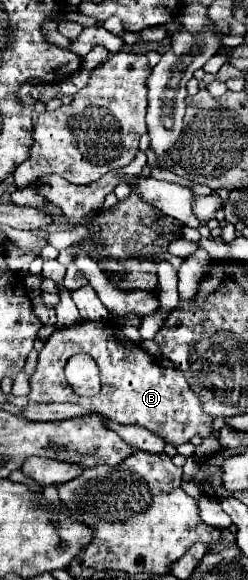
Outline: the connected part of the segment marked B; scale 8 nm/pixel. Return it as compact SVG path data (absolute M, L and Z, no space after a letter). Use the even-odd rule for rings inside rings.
M79 321L71 327L55 329L39 353L27 397L33 403L79 403L81 407L107 415L121 425L141 425L155 431L171 445L187 443L193 435L209 437L213 423L211 415L201 409L199 397L191 391L183 373L175 367L173 371L163 371L157 359L143 351L137 343L129 341L121 327L113 321ZM77 353L89 353L99 365L101 391L95 397L77 395L65 381L63 367L67 359Z

